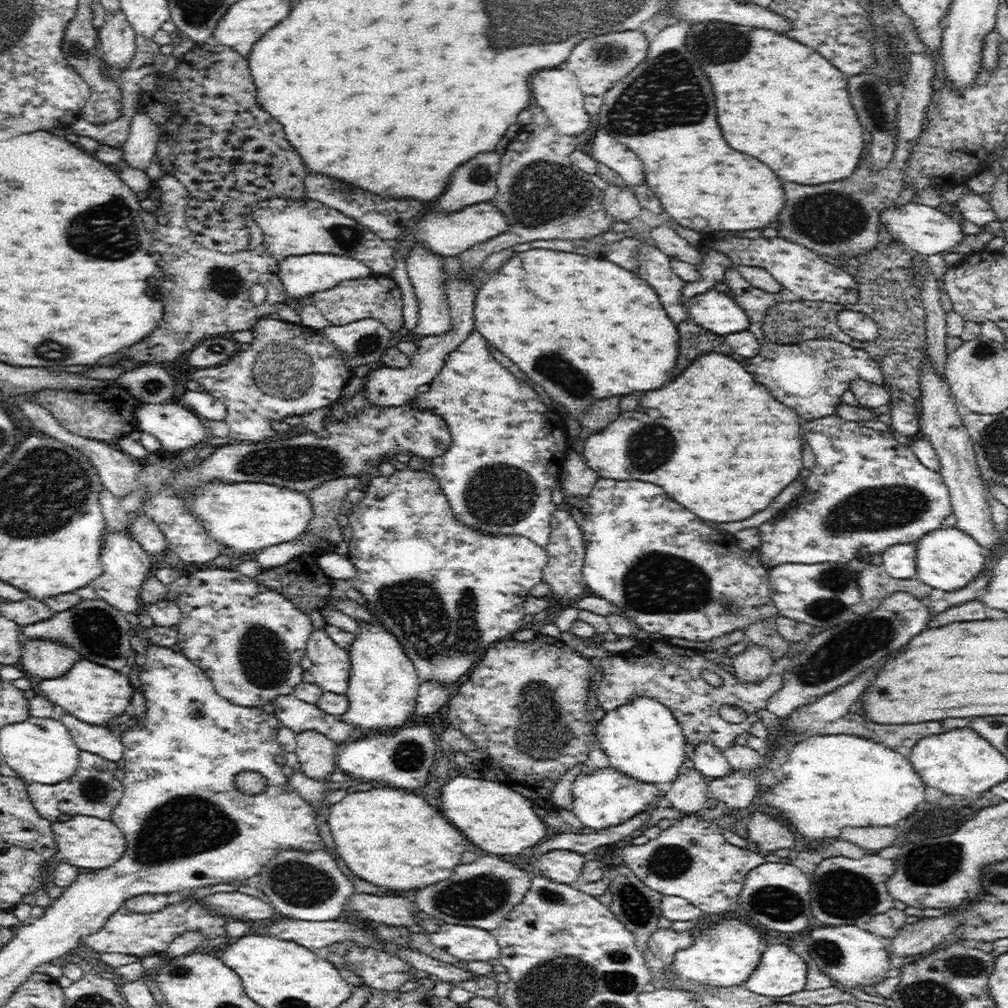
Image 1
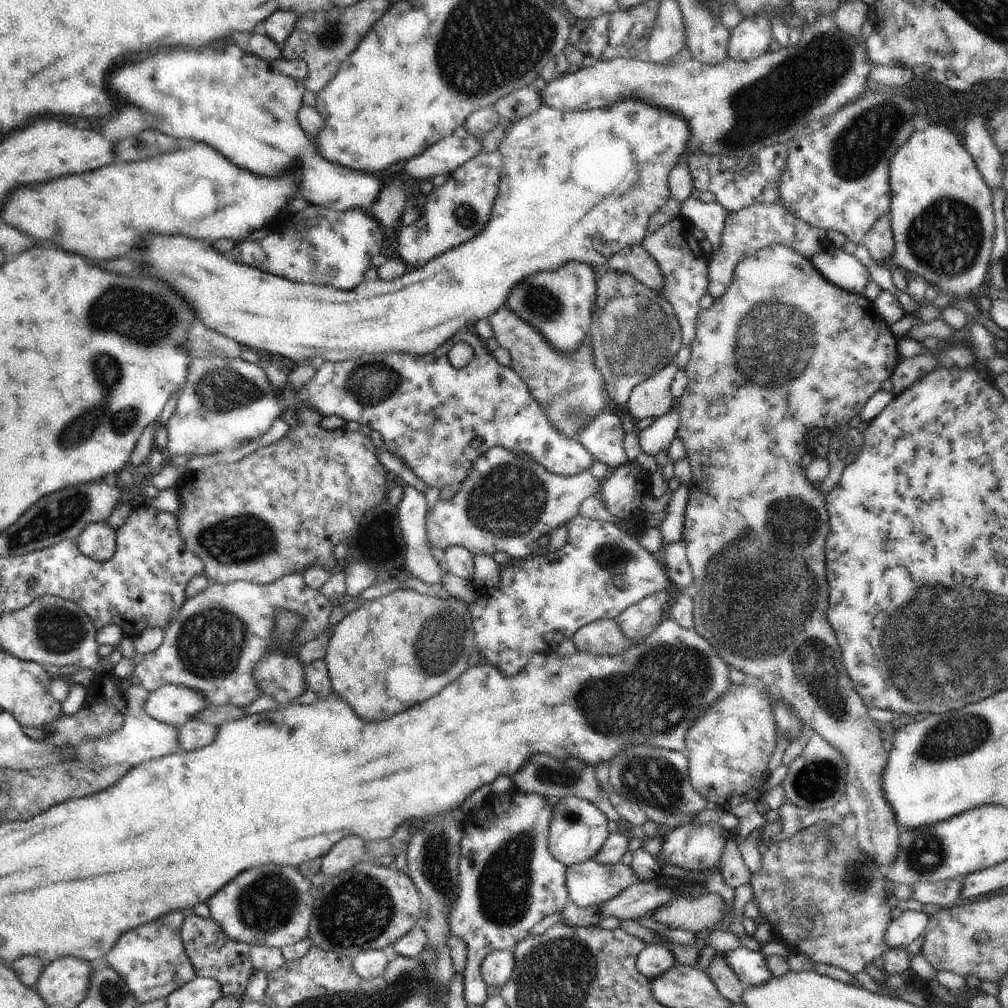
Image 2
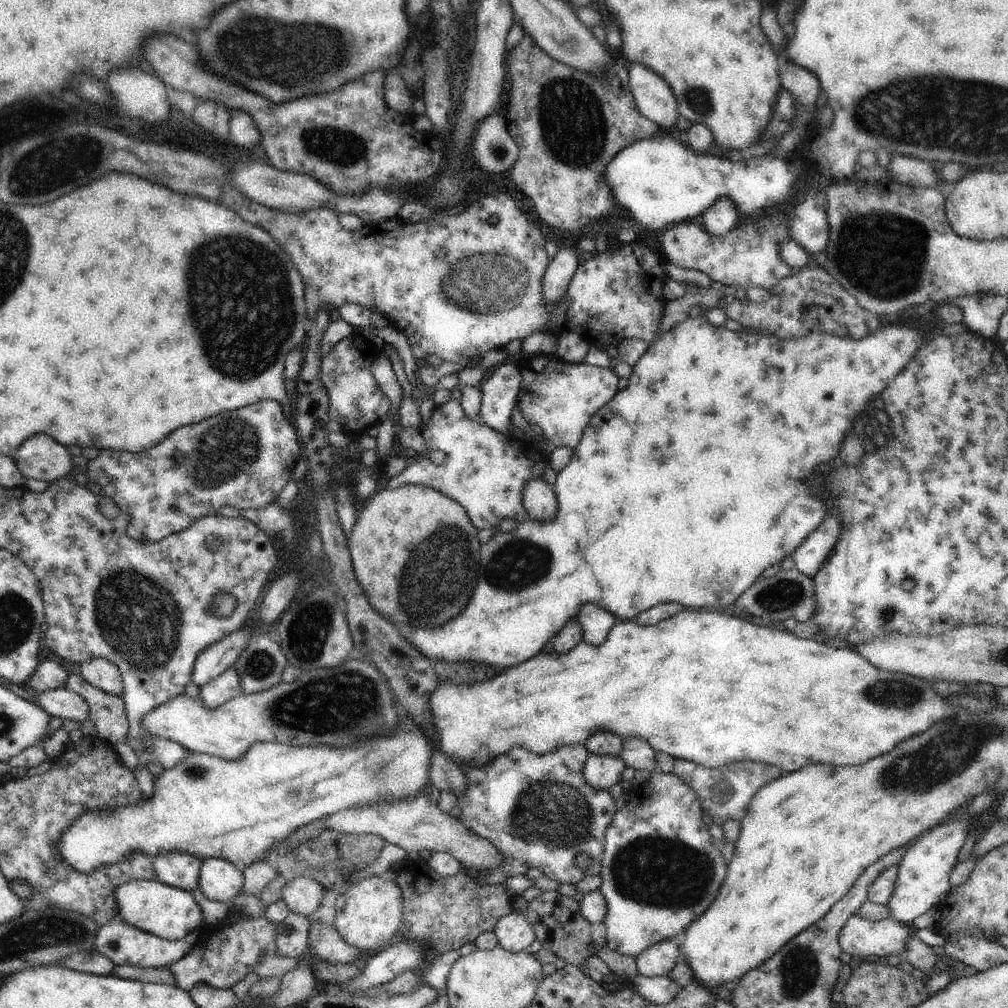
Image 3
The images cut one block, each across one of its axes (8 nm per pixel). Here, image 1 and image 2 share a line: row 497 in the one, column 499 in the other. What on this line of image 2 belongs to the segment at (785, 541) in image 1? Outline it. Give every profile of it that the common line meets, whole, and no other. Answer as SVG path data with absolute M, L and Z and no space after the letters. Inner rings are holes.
M506 792L490 800L490 810L486 806L474 814L465 815L460 827L463 836L459 845L458 895L451 906L449 930L452 935L464 939L468 947L468 961L463 974L465 1000L468 1005L480 1005L486 1002L487 985L481 976L481 965L486 956L495 951L514 951L518 942L529 937L530 929L546 916L561 912L567 901L565 873L567 867L555 860L549 852L547 837L552 819L552 804L548 804L542 795L524 795L518 792Z

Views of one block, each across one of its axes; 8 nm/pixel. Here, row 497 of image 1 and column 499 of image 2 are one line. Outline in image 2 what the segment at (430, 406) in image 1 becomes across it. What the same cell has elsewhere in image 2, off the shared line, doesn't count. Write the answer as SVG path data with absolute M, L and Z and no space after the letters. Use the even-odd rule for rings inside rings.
M496 446L491 450L488 450L485 454L482 454L481 458L476 460L476 463L472 466L470 473L466 476L466 479L462 482L462 490L458 490L450 500L436 500L436 505L431 511L428 511L425 515L425 536L427 544L430 549L436 547L446 551L454 546L462 546L466 548L473 556L474 555L487 555L492 557L497 552L506 552L510 554L515 561L525 560L530 558L531 554L538 548L538 539L544 535L550 535L557 527L563 526L568 523L574 516L577 516L580 511L582 502L590 496L596 495L601 490L601 480L597 480L589 470L585 472L573 475L563 476L558 475L548 470L545 470L539 463L533 461L531 458L521 456L514 451L507 450L506 448Z

